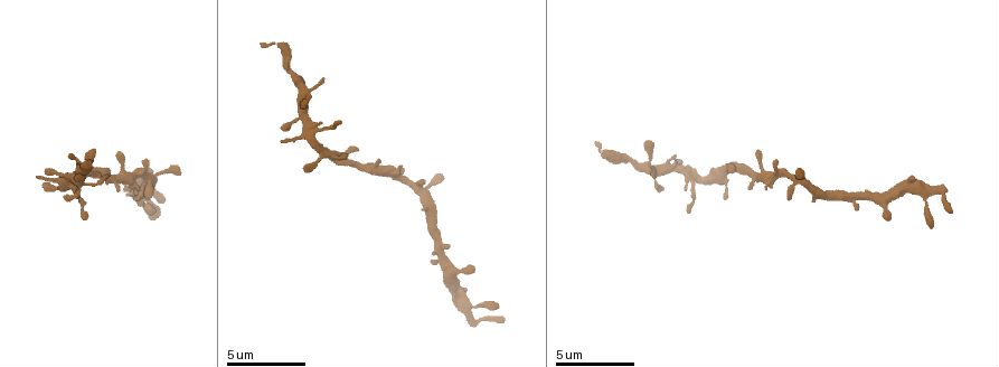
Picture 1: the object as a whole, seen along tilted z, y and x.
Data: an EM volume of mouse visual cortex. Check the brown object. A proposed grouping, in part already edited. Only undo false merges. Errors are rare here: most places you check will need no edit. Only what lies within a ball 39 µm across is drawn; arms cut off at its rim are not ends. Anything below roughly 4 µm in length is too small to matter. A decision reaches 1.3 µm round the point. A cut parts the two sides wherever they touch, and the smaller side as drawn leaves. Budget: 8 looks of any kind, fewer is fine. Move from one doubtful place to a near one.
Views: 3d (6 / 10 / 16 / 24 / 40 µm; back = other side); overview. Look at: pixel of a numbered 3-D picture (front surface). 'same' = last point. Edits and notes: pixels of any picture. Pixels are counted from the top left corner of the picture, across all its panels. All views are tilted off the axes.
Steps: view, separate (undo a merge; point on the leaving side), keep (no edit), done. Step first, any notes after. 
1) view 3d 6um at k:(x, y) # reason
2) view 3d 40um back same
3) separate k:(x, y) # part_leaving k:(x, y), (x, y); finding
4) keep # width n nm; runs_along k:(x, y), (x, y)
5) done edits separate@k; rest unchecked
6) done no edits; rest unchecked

view 3d 16um at 1:(437, 260) # narrows sharply

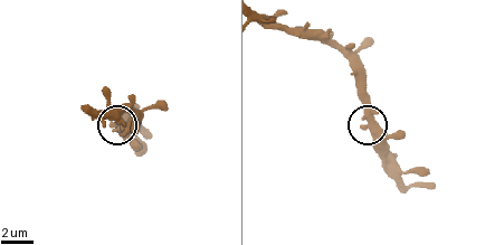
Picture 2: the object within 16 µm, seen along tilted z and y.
keep # one neuron here

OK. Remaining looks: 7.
view 3d 16um at 1:(770, 176) # branch point

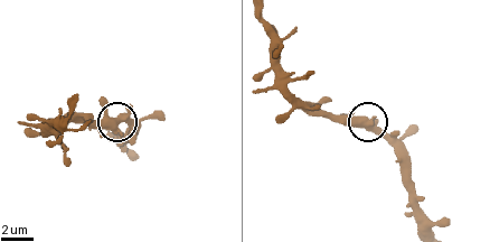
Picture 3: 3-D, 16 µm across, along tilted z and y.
view 3d 16um back at 3:(115, 125) # from behind

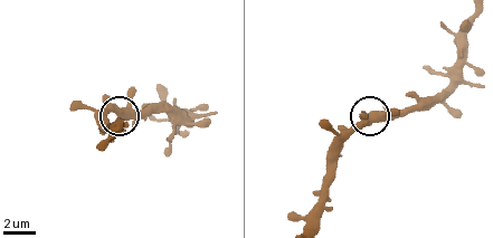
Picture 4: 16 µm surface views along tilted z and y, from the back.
keep # all the same neuron

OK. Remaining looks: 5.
view 3d 10um at 1:(326, 154) # four-way junction

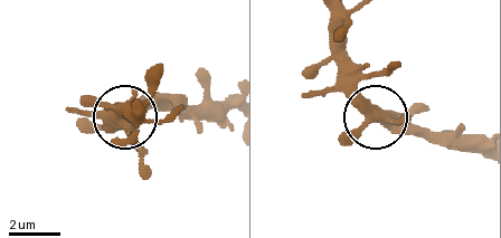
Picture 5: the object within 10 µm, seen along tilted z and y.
keep # arms 4; runs_along 5:(474, 152), (384, 126), (353, 92), (348, 68); continuous, no second neuron

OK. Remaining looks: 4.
view 3d 10um at 1:(301, 90)

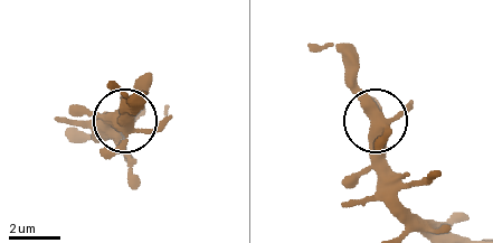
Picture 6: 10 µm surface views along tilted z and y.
keep # width 430 nm; all the same neuron

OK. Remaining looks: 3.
done no edits; rest unchecked

